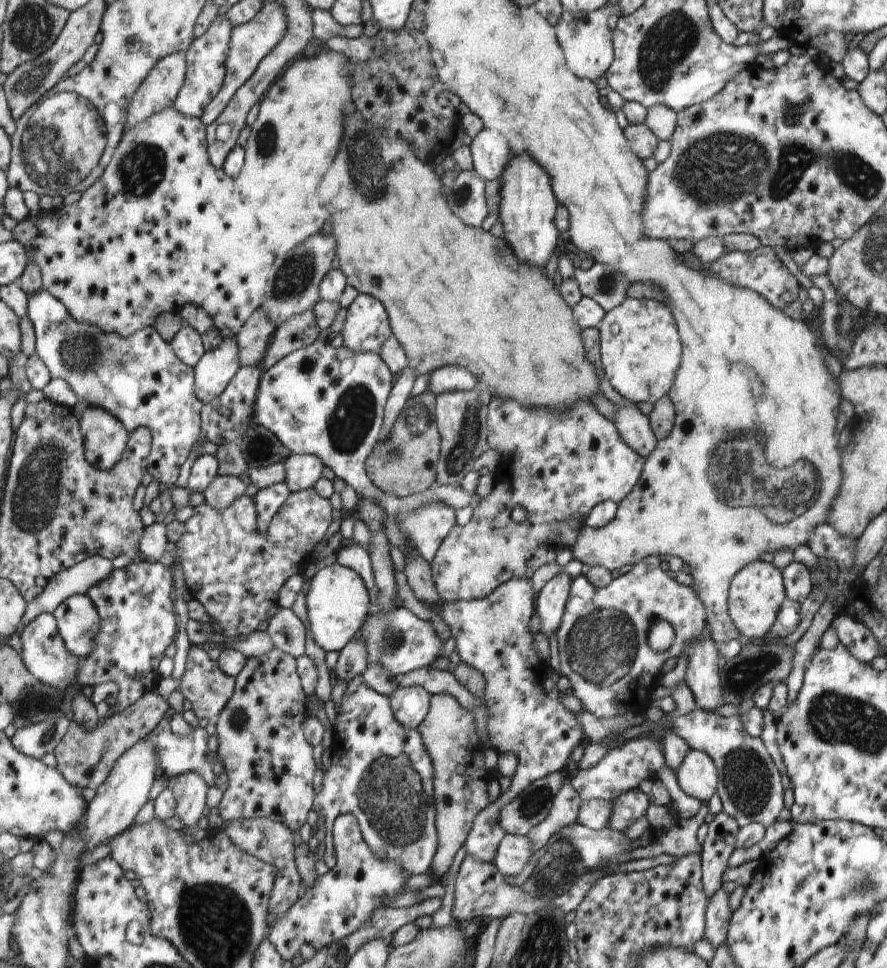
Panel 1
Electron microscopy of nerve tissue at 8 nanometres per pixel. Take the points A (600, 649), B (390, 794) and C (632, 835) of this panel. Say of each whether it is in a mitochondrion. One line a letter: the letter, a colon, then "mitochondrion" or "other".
A: mitochondrion
B: mitochondrion
C: other

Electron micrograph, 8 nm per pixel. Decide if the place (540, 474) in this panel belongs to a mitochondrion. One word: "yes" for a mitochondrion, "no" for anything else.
no

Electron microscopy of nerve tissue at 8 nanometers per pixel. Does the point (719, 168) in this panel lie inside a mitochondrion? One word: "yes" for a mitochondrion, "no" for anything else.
yes

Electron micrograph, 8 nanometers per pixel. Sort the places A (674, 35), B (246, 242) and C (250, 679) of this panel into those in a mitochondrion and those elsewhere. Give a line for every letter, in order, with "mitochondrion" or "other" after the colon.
A: mitochondrion
B: other
C: other

